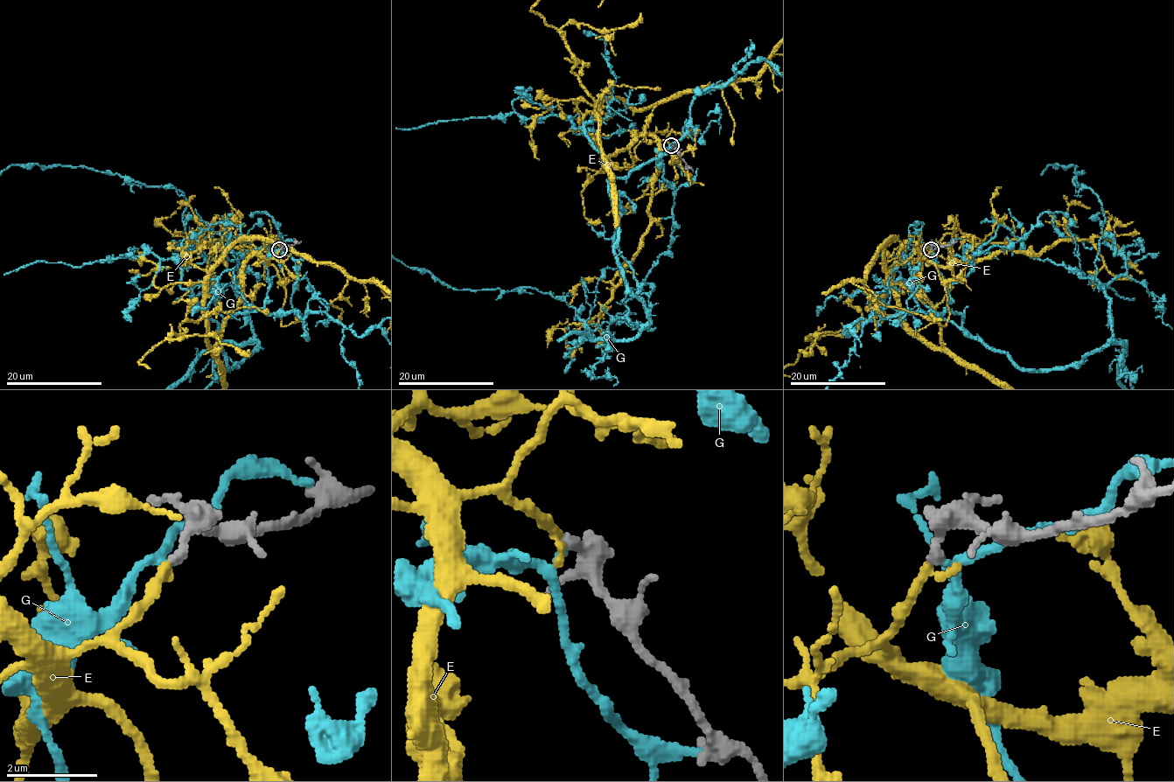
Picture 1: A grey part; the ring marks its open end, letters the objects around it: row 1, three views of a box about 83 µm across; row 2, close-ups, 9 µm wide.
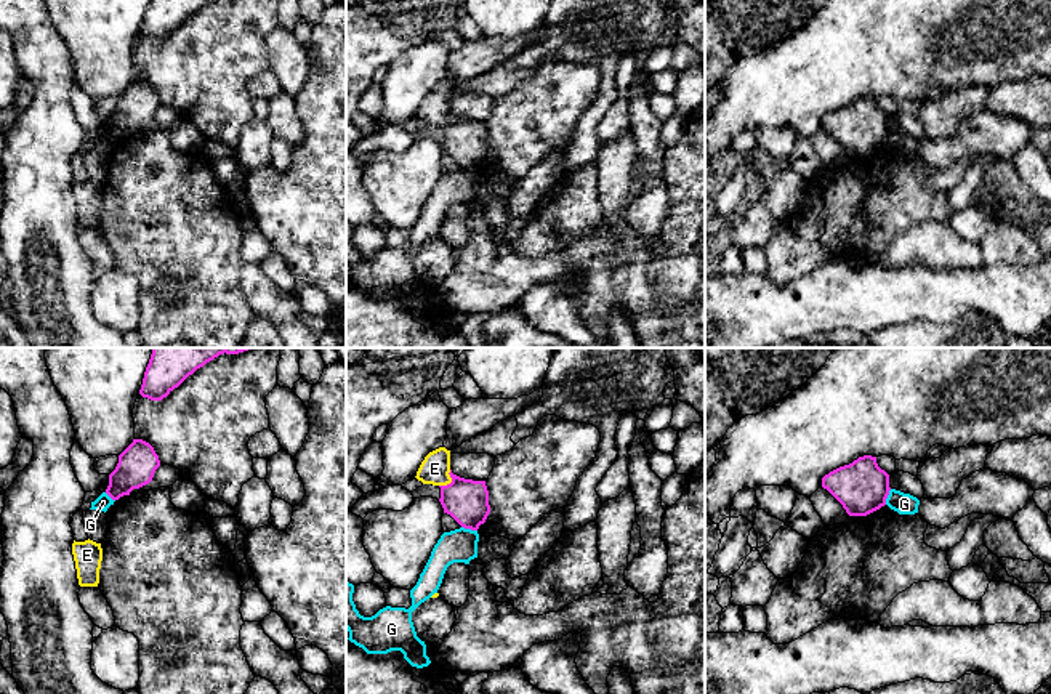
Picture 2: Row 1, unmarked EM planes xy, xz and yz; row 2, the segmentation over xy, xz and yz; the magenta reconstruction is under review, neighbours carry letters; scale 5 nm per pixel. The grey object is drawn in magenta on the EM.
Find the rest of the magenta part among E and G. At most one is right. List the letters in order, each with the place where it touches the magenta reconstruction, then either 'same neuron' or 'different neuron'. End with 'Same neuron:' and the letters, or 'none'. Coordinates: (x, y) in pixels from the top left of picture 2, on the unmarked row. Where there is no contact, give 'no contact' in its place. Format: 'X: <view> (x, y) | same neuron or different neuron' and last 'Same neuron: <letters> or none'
E: xz (452, 122) | same neuron
G: xz (470, 169) | different neuron
Same neuron: E

